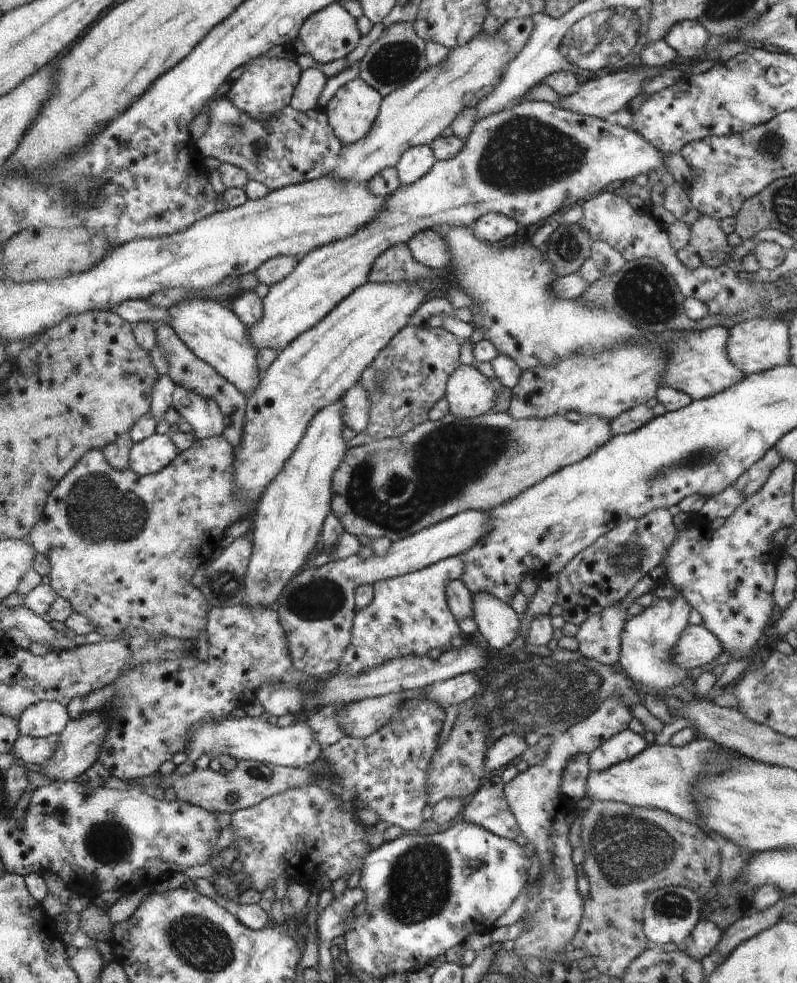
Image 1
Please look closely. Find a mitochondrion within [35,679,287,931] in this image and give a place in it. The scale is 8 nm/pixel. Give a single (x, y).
(110, 842)

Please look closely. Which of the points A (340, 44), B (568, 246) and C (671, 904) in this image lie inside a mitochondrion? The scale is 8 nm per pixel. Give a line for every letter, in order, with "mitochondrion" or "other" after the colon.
A: other
B: mitochondrion
C: mitochondrion

